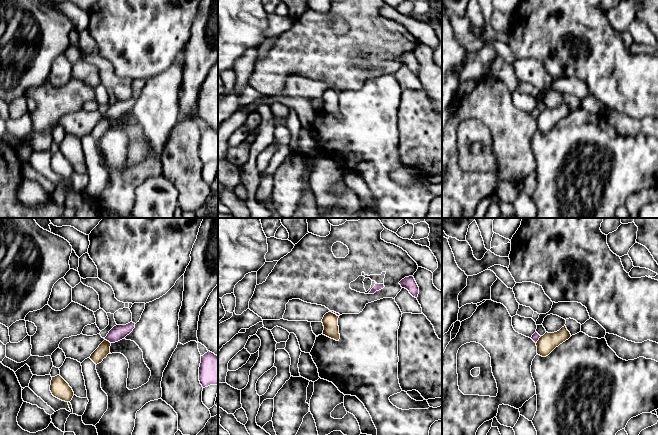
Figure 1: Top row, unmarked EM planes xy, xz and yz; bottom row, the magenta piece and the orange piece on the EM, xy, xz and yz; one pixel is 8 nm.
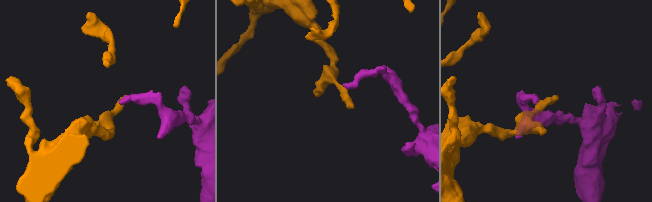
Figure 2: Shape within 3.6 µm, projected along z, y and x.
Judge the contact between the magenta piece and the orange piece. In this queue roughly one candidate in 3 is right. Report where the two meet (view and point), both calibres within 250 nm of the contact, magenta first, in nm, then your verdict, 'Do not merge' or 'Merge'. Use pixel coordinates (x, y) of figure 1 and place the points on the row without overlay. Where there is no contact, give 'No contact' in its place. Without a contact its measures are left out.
Touches magenta at yz (538, 115). Thickness 70 nm (magenta) against 150 nm. Do not merge

